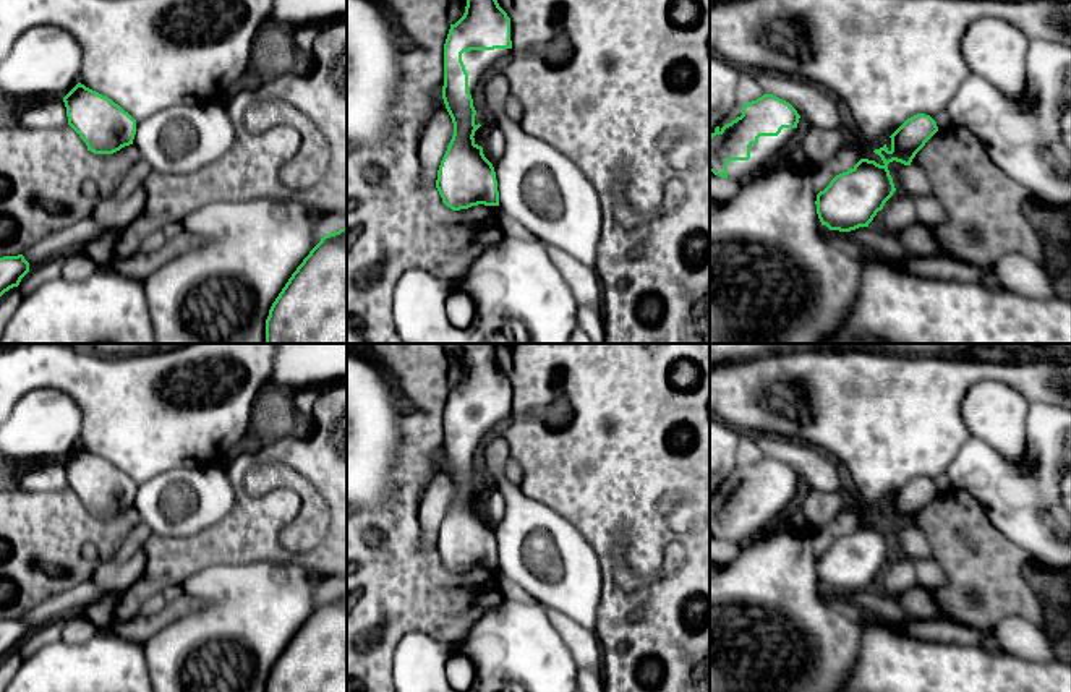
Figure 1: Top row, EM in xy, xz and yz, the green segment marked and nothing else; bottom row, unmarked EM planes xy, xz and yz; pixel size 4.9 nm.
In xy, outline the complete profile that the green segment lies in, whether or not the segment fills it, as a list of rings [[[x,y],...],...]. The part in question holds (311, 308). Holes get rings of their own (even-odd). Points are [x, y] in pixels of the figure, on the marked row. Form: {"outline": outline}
{"outline": [[[347,227],[324,235],[292,274],[269,310],[266,344],[347,344]]]}

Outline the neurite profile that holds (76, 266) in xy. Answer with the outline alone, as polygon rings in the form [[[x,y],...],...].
[[[83,250],[62,258],[62,277],[70,282],[87,279],[97,267],[99,266]]]

